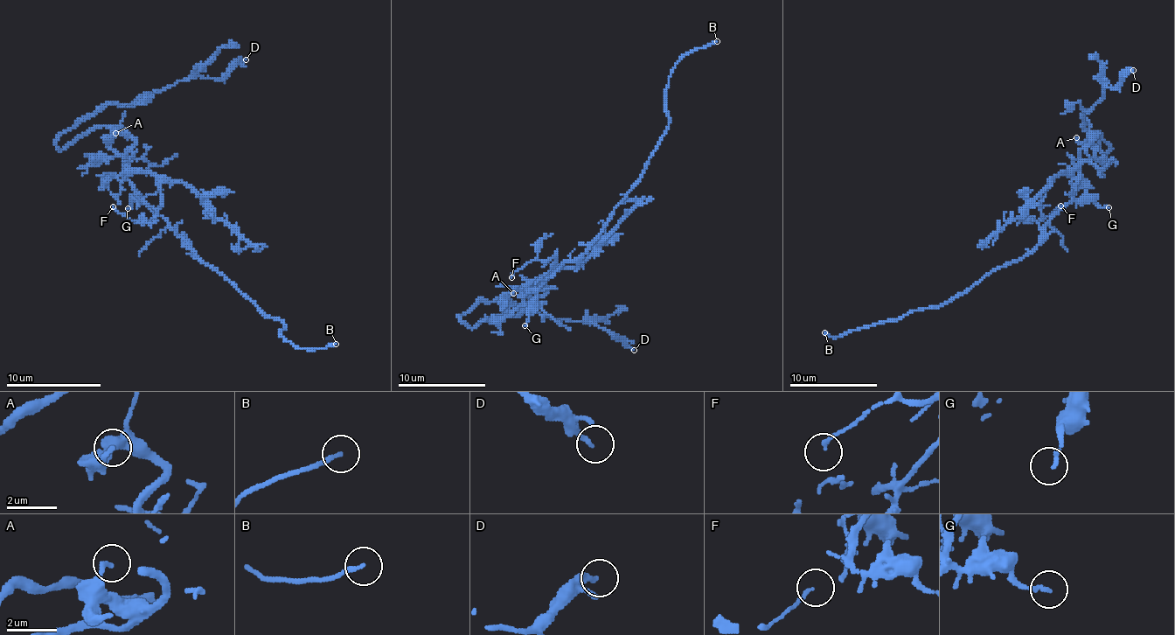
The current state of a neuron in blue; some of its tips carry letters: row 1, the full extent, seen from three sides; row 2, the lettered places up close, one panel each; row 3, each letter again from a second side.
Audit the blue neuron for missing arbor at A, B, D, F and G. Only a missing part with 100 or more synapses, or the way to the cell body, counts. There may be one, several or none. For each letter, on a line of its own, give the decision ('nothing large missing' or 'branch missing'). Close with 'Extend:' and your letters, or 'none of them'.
A: nothing large missing
B: branch missing
D: nothing large missing
F: nothing large missing
G: nothing large missing
Extend: B

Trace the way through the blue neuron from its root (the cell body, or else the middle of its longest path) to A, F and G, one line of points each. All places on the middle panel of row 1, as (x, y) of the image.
A: (533, 289), (522, 297), (522, 302), (513, 310), (509, 310), (507, 299), (513, 293)
F: (533, 289), (524, 295), (522, 293), (551, 271), (555, 258), (531, 260), (511, 277)
G: (533, 289), (535, 306), (529, 312), (524, 325)

